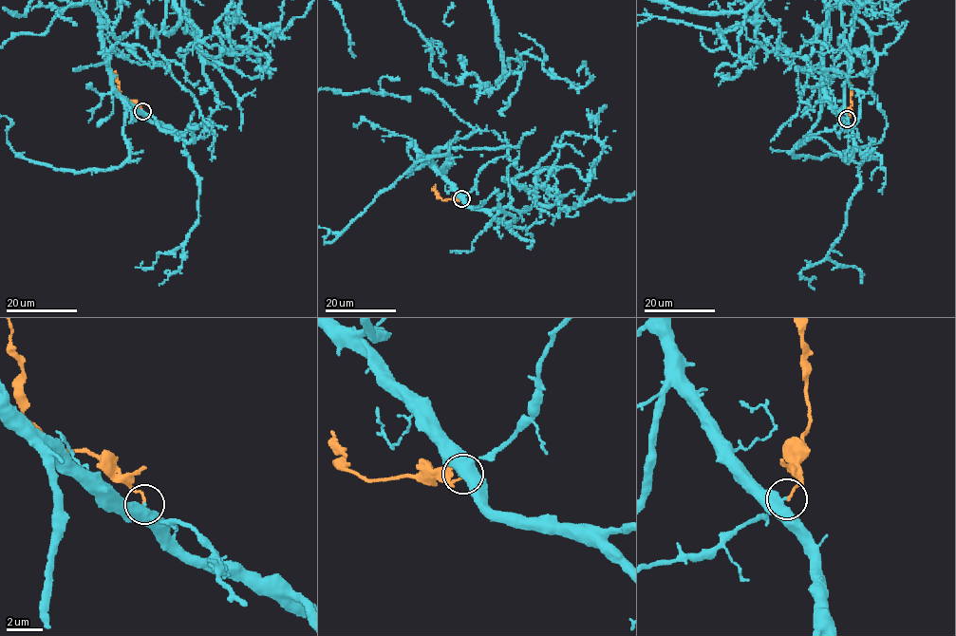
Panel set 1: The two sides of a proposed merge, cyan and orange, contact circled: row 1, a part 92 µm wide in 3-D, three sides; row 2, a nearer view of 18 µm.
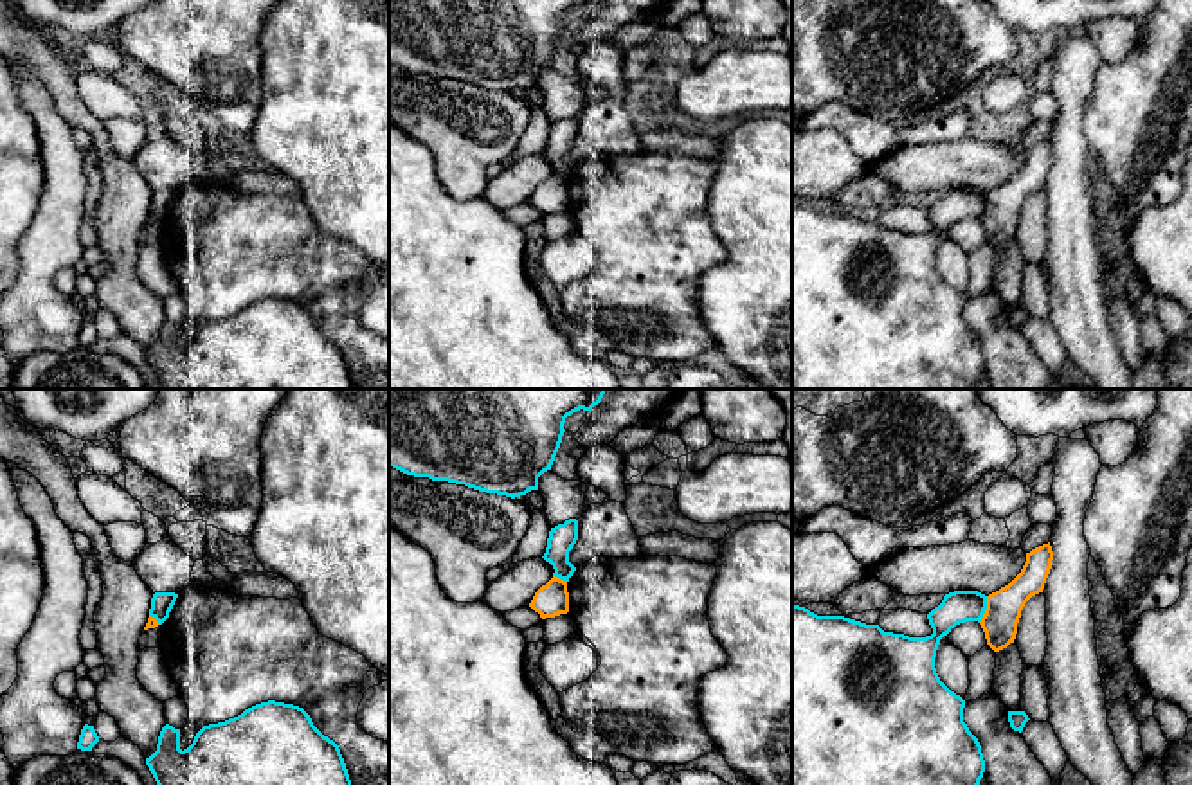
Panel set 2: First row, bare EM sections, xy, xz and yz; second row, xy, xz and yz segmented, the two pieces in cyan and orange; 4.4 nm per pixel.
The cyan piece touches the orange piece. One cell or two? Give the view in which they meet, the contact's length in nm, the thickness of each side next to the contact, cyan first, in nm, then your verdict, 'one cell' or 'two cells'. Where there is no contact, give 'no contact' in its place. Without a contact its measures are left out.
yz | 130 nm | 150/160 nm | two cells

